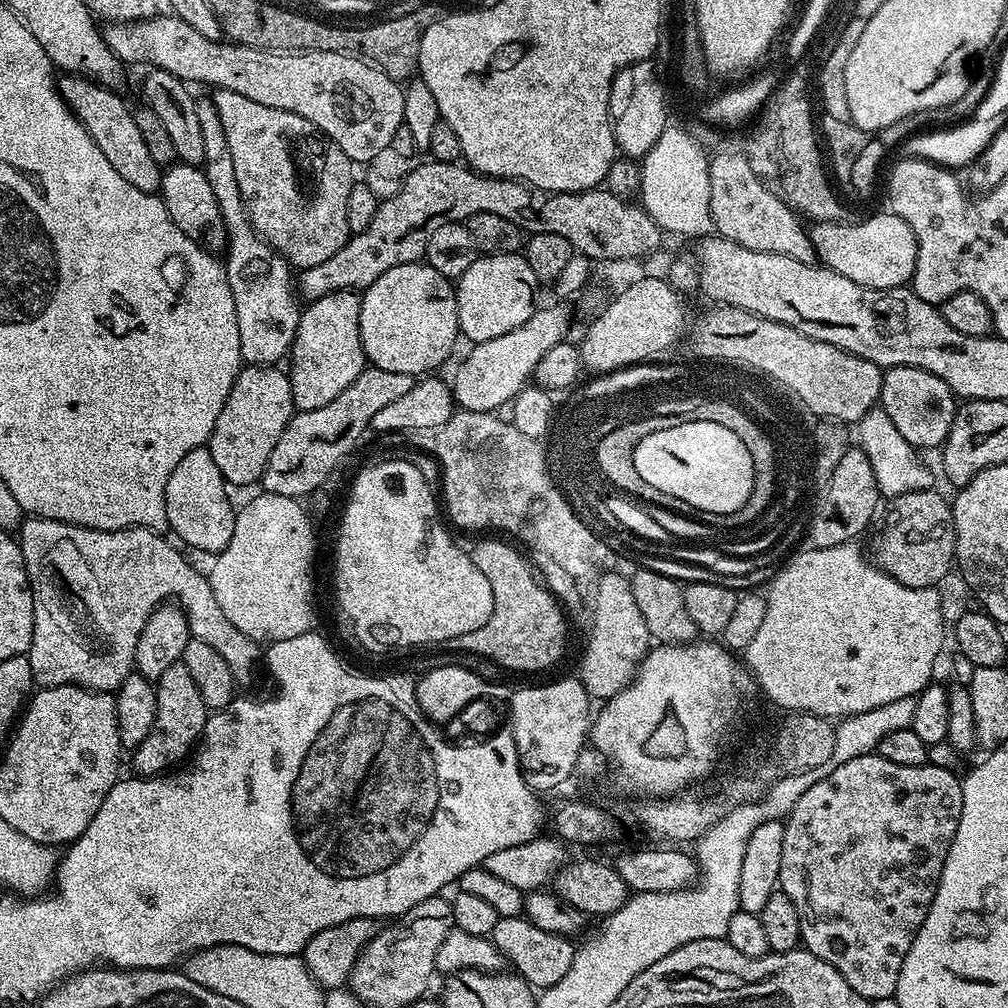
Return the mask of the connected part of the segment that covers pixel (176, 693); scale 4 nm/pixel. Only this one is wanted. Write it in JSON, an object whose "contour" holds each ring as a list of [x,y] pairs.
{"contour":[[[182,662],[170,666],[170,670],[155,681],[155,686],[158,714],[154,718],[154,726],[150,726],[150,734],[146,734],[143,742],[131,753],[132,764],[140,771],[137,773],[141,777],[159,776],[175,769],[175,764],[197,747],[200,735],[204,733],[204,723],[210,715],[210,710],[202,702],[202,694],[198,694],[198,686],[194,686],[190,670],[186,670]]]}

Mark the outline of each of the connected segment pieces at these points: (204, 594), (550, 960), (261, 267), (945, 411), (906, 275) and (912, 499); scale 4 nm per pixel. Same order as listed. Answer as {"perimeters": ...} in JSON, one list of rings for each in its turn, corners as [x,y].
{"perimeters":[[[[28,516],[20,525],[18,543],[34,602],[34,634],[26,655],[33,681],[40,688],[77,684],[79,688],[90,688],[94,692],[115,693],[121,682],[133,675],[142,626],[146,626],[155,608],[176,598],[172,596],[180,596],[178,604],[188,620],[189,633],[209,644],[213,650],[218,650],[218,654],[226,658],[226,666],[230,666],[237,677],[248,672],[248,664],[252,664],[252,660],[262,660],[261,645],[242,634],[242,630],[226,618],[222,606],[218,606],[207,575],[192,568],[191,562],[183,556],[185,553],[171,539],[164,539],[168,538],[148,528],[124,527],[107,532],[41,516]]],[[[523,914],[500,917],[490,939],[492,945],[504,955],[511,971],[536,990],[554,986],[554,982],[561,980],[566,970],[570,970],[576,957],[577,945],[569,937],[559,936],[557,932],[538,930],[538,926],[534,926],[534,922],[530,922]]],[[[208,98],[197,99],[196,109],[198,127],[202,129],[202,167],[206,182],[210,182],[210,190],[214,190],[218,214],[222,214],[228,235],[228,246],[222,263],[230,282],[230,294],[234,294],[234,314],[238,314],[240,358],[245,365],[276,366],[281,363],[283,356],[285,359],[292,351],[302,311],[301,305],[294,299],[294,272],[288,261],[257,234],[246,214],[242,192],[238,190],[238,178],[234,174],[230,146],[226,142],[226,130],[222,130],[222,118],[218,118],[218,110]]],[[[894,366],[884,372],[879,407],[890,414],[890,422],[898,434],[906,438],[917,450],[939,449],[950,434],[950,426],[956,417],[958,397],[955,392],[934,374],[914,366]]],[[[883,210],[877,216],[868,216],[865,220],[856,220],[853,224],[849,222],[837,222],[834,224],[818,224],[813,223],[810,228],[812,245],[816,251],[817,261],[825,268],[833,268],[838,274],[842,274],[846,278],[850,278],[850,282],[858,282],[867,288],[903,288],[911,281],[914,274],[914,266],[916,265],[916,239],[914,238],[914,230],[910,230],[910,226],[906,226],[906,222],[902,222],[902,218],[892,215],[891,211]]],[[[923,488],[917,492],[907,492],[901,496],[891,497],[887,501],[886,507],[879,513],[878,523],[875,525],[874,531],[871,533],[872,536],[872,552],[870,548],[870,559],[876,567],[881,568],[886,574],[890,574],[890,578],[894,578],[898,582],[902,582],[902,586],[910,586],[911,588],[936,588],[939,585],[939,580],[944,580],[948,576],[948,571],[953,571],[954,561],[956,559],[956,535],[954,534],[954,518],[952,517],[952,506],[949,497],[944,497],[942,493],[936,492],[932,488]]]]}

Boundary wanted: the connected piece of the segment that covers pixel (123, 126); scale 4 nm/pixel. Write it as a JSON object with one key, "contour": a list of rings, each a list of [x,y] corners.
{"contour":[[[64,74],[59,77],[58,87],[60,96],[68,103],[73,114],[79,118],[86,126],[90,138],[102,150],[105,160],[130,182],[130,186],[138,186],[138,190],[149,194],[159,193],[160,178],[162,175],[162,165],[154,162],[150,155],[142,133],[138,131],[138,126],[134,126],[132,117],[133,109],[124,105],[124,100],[118,93],[112,92],[111,87],[97,84],[96,81],[88,79],[87,76],[75,74]]]}

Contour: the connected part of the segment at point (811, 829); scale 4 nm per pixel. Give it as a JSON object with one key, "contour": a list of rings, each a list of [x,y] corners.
{"contour":[[[871,754],[858,758],[853,758],[850,762],[845,762],[834,770],[822,782],[810,786],[802,798],[794,806],[794,810],[788,813],[784,820],[784,837],[782,838],[782,866],[780,867],[779,891],[794,902],[794,907],[798,909],[798,918],[800,919],[800,938],[803,947],[812,952],[822,962],[834,966],[846,982],[858,994],[862,994],[865,1000],[881,1000],[882,998],[893,998],[898,986],[898,974],[902,970],[902,962],[934,902],[934,894],[940,885],[942,878],[942,866],[946,854],[950,850],[950,842],[958,830],[958,822],[962,818],[962,790],[964,785],[961,777],[951,768],[934,766],[926,763],[922,766],[898,766],[898,762],[886,762],[878,754]]]}

